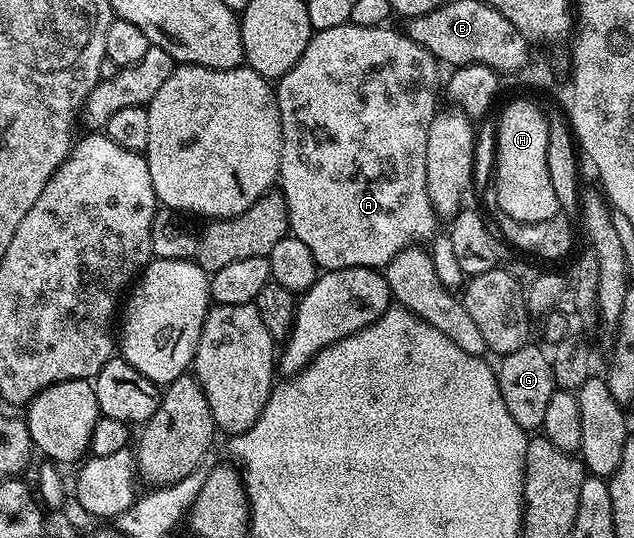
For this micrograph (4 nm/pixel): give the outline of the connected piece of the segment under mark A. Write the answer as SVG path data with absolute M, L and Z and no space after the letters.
M348 22L344 25L336 25L336 29L324 29L323 31L314 31L308 41L308 49L304 49L304 53L300 57L300 61L296 61L296 65L292 65L292 69L288 69L288 73L284 73L281 79L276 83L276 94L278 96L278 108L280 109L280 125L282 126L282 148L280 149L280 165L278 166L278 178L280 180L280 190L282 196L286 199L288 205L288 213L290 214L290 230L289 234L293 238L304 241L304 245L308 245L308 250L312 252L312 257L316 257L319 268L327 271L335 271L336 269L344 269L345 267L373 267L375 269L385 268L387 263L392 261L392 257L396 257L396 253L403 248L413 244L415 241L426 241L430 234L434 231L434 223L436 224L436 216L432 205L428 201L428 185L426 184L426 150L428 149L428 125L434 120L436 108L439 106L438 95L440 99L440 79L438 83L438 67L439 60L429 55L420 45L416 45L416 41L410 39L409 34L393 31L390 25L380 27L361 27L355 23Z

